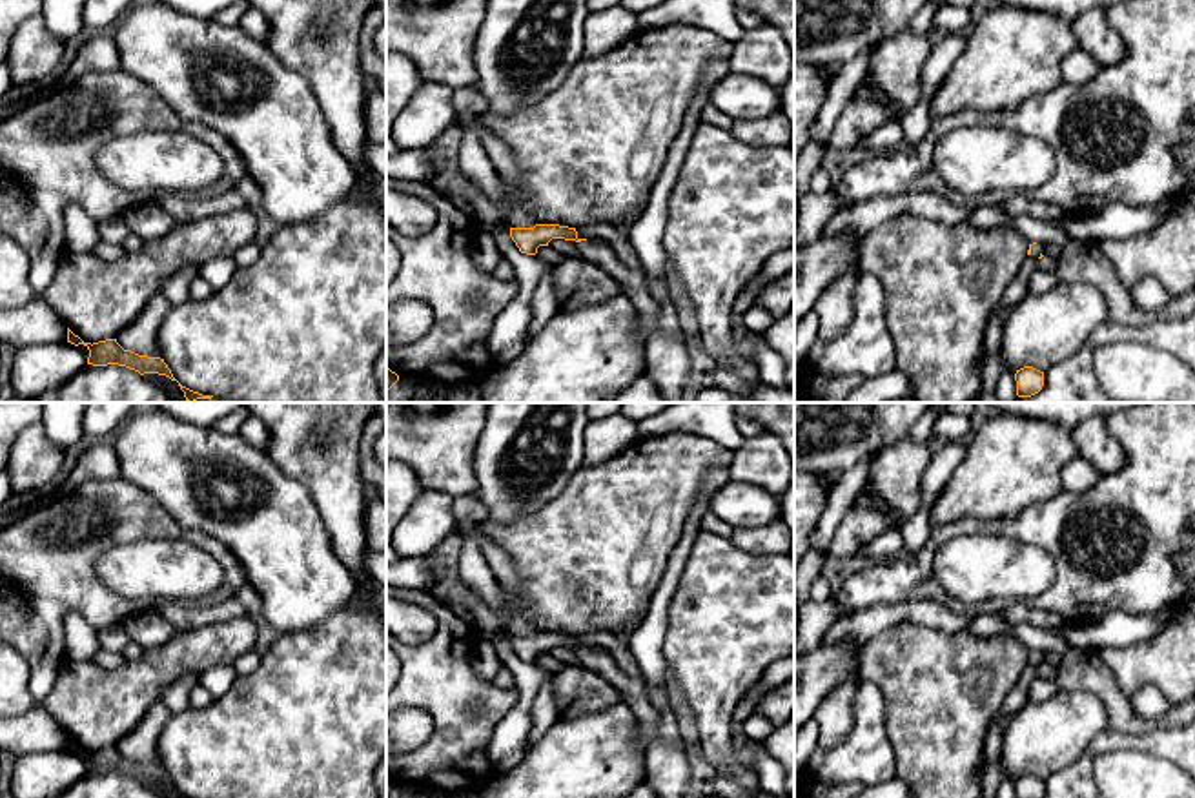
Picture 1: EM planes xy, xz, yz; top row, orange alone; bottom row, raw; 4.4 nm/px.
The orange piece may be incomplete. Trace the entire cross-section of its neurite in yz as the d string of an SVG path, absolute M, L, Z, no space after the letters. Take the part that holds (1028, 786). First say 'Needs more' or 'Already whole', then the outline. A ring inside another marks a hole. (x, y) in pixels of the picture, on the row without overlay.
Already whole. M1024 774L1016 778L1015 789L1016 789L1016 798L1042 798L1044 780L1033 774Z

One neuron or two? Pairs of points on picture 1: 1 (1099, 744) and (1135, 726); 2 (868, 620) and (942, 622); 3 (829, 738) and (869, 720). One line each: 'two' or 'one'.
1: two
2: one
3: two

